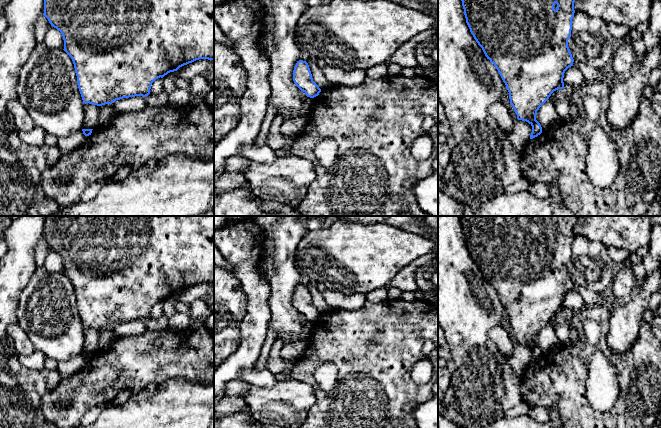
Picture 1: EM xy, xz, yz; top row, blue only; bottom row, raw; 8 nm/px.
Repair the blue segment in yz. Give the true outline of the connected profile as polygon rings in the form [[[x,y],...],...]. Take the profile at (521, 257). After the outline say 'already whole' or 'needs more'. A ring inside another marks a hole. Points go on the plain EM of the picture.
[[[460,216],[466,247],[487,283],[498,294],[509,316],[510,328],[518,344],[532,350],[530,363],[542,357],[536,344],[537,335],[551,318],[564,312],[564,297],[573,290],[574,283],[568,271],[571,261],[574,226],[578,216]]] | already whole

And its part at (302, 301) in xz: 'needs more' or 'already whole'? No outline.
already whole

